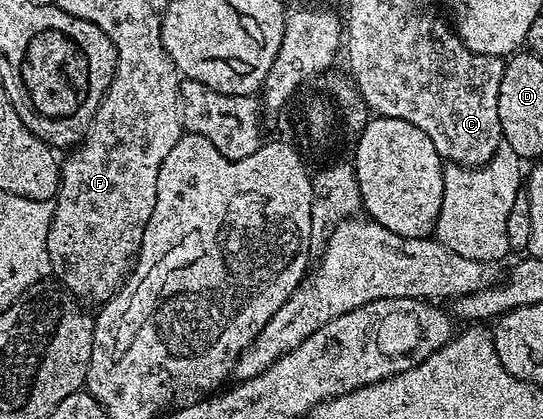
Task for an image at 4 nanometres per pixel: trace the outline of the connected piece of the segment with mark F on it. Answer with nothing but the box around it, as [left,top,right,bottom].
[46,58,182,304]

